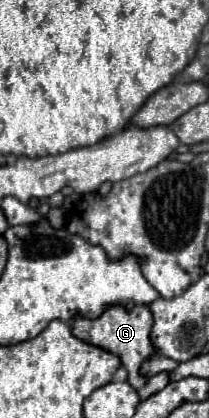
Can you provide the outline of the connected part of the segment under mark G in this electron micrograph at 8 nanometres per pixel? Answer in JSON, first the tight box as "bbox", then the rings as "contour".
{"bbox":[73,305,169,401],"contour":[[[113,305],[113,307],[107,307],[105,313],[101,313],[97,319],[87,319],[87,317],[77,315],[73,319],[73,335],[91,343],[91,345],[97,345],[101,349],[107,349],[107,351],[119,355],[123,367],[129,371],[129,383],[135,387],[139,399],[145,401],[149,395],[161,391],[169,383],[169,373],[159,373],[155,377],[141,377],[139,375],[139,365],[155,353],[151,339],[149,339],[151,325],[153,325],[153,315],[147,305],[135,305],[129,311],[125,307]]]}

